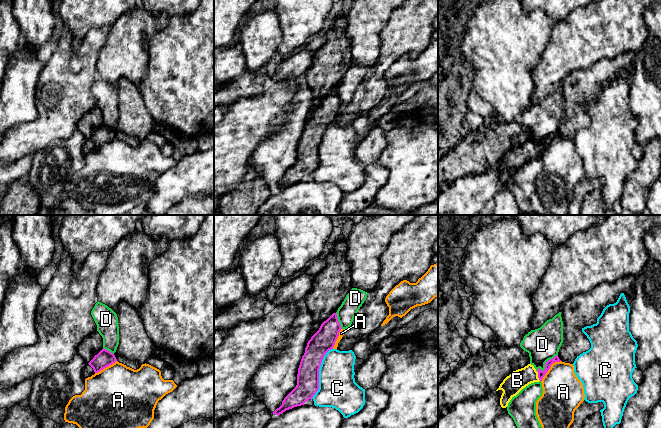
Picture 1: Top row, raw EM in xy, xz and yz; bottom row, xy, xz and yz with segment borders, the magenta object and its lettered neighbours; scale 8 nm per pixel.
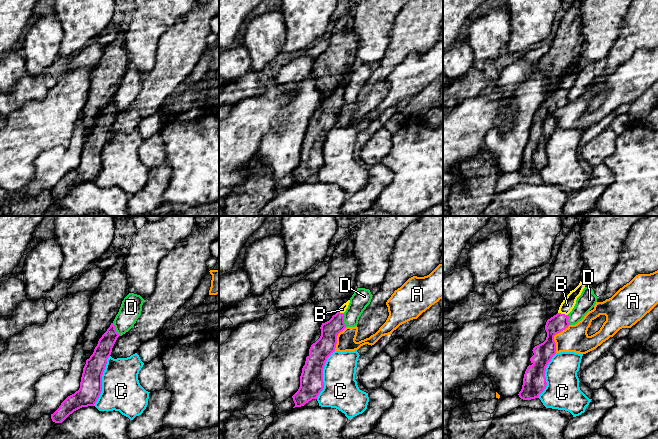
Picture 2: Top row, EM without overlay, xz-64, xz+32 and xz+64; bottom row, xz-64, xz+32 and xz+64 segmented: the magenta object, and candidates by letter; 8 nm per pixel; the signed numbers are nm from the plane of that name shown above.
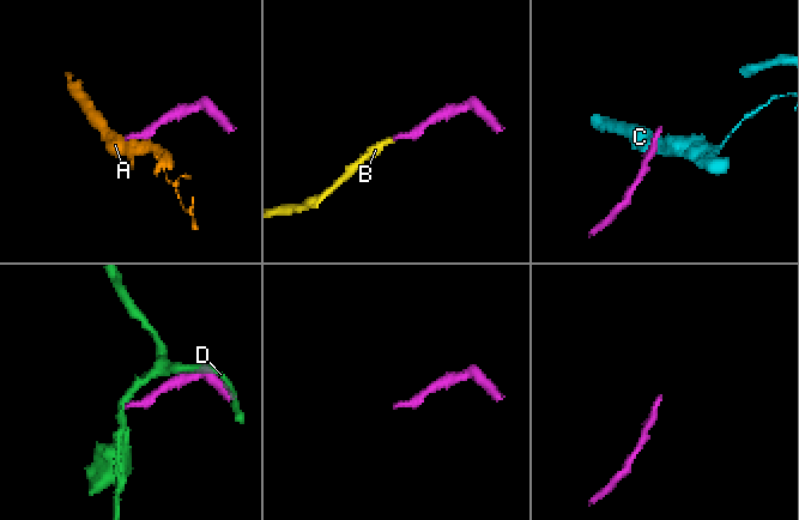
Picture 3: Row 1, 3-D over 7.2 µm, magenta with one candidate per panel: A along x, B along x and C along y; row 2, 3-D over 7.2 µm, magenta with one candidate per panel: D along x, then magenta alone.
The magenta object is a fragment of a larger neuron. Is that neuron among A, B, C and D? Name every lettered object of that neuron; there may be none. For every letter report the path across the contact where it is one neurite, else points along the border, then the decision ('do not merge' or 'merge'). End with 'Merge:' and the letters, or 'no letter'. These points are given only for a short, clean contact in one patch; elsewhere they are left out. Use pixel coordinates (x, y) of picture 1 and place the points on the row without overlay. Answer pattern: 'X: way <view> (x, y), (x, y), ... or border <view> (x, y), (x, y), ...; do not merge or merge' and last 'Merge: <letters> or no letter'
A: do not merge
B: way yz (541, 150), (538, 152), (524, 152), (517, 156); merge
C: do not merge
D: border yz (557, 130), (545, 139), (542, 146), (536, 146); do not merge
Merge: B

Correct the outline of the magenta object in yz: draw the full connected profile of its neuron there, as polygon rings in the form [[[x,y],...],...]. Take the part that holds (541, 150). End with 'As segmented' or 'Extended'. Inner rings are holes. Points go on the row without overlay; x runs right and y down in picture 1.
[[[558,131],[545,139],[545,145],[540,144],[536,146],[533,141],[528,140],[524,144],[513,147],[507,152],[496,166],[502,166],[503,169],[500,174],[500,181],[506,184],[510,176],[516,172],[523,164],[531,159],[542,157],[545,150],[555,138],[560,138]]]. Extended

